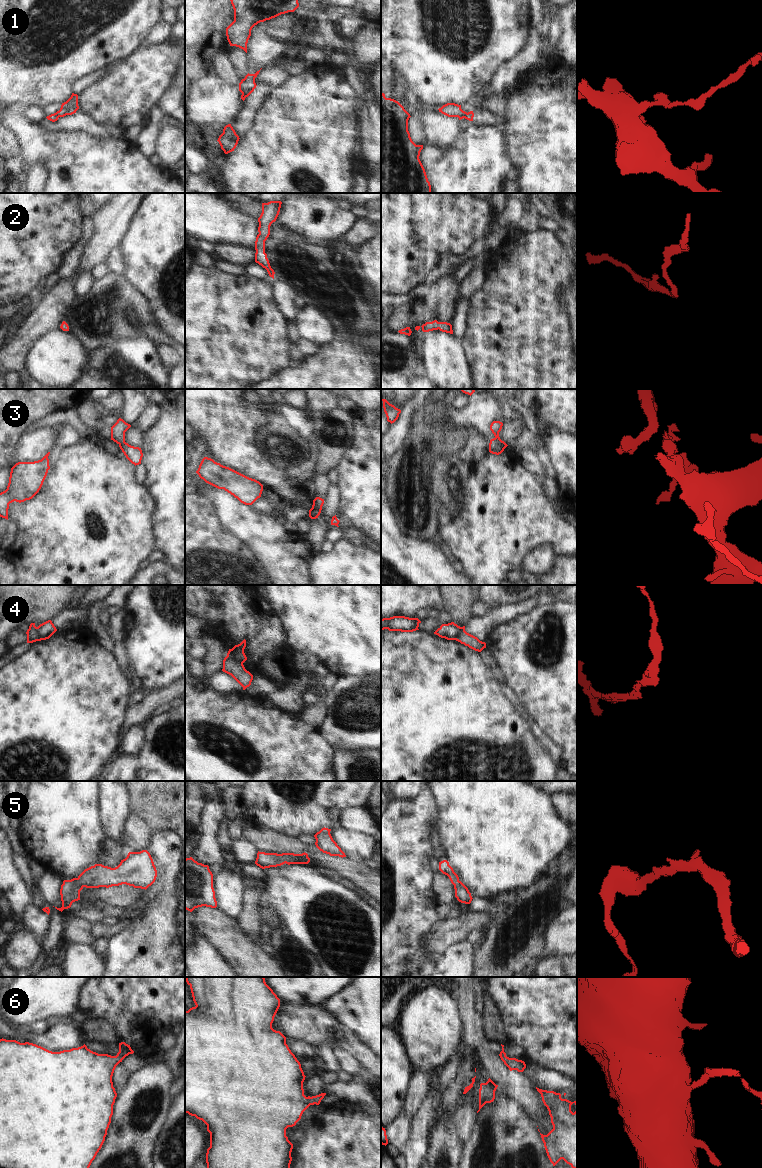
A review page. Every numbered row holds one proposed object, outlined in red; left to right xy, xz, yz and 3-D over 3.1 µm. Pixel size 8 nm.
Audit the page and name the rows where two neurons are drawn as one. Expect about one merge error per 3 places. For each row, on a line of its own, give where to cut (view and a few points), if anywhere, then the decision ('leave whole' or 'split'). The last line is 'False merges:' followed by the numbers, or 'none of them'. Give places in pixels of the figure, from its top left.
1: cut in yz along (467, 113), (459, 118); split
2: no cut; leave whole
3: cut in yz along (494, 438), (505, 447); split
4: cut in xz along (227, 655), (242, 664); split
5: no cut; leave whole
6: no cut; leave whole
False merges: 1, 3, 4

